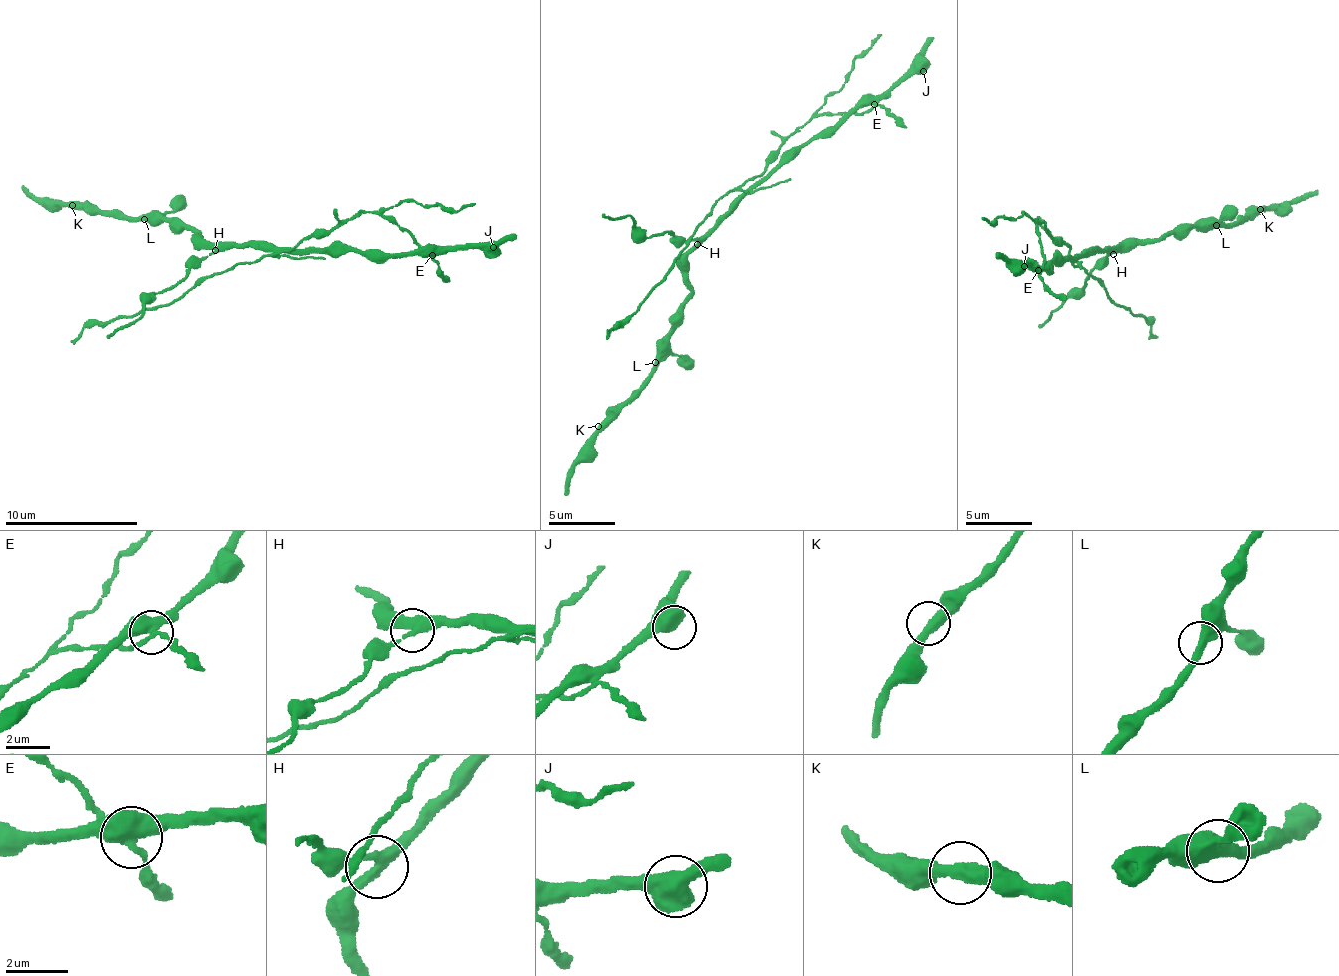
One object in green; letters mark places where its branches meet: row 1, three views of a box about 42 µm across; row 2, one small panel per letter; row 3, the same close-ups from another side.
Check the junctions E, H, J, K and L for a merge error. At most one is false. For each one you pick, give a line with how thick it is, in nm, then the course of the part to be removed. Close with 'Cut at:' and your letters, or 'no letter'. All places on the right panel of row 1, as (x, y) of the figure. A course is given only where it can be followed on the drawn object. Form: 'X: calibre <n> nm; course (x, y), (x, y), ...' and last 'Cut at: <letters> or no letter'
E: calibre 440 nm; course (1037, 271), (1044, 264), (1042, 222), (1070, 251), (1072, 267), (1091, 274), (1116, 303), (1148, 320), (1159, 339)
Cut at: E

